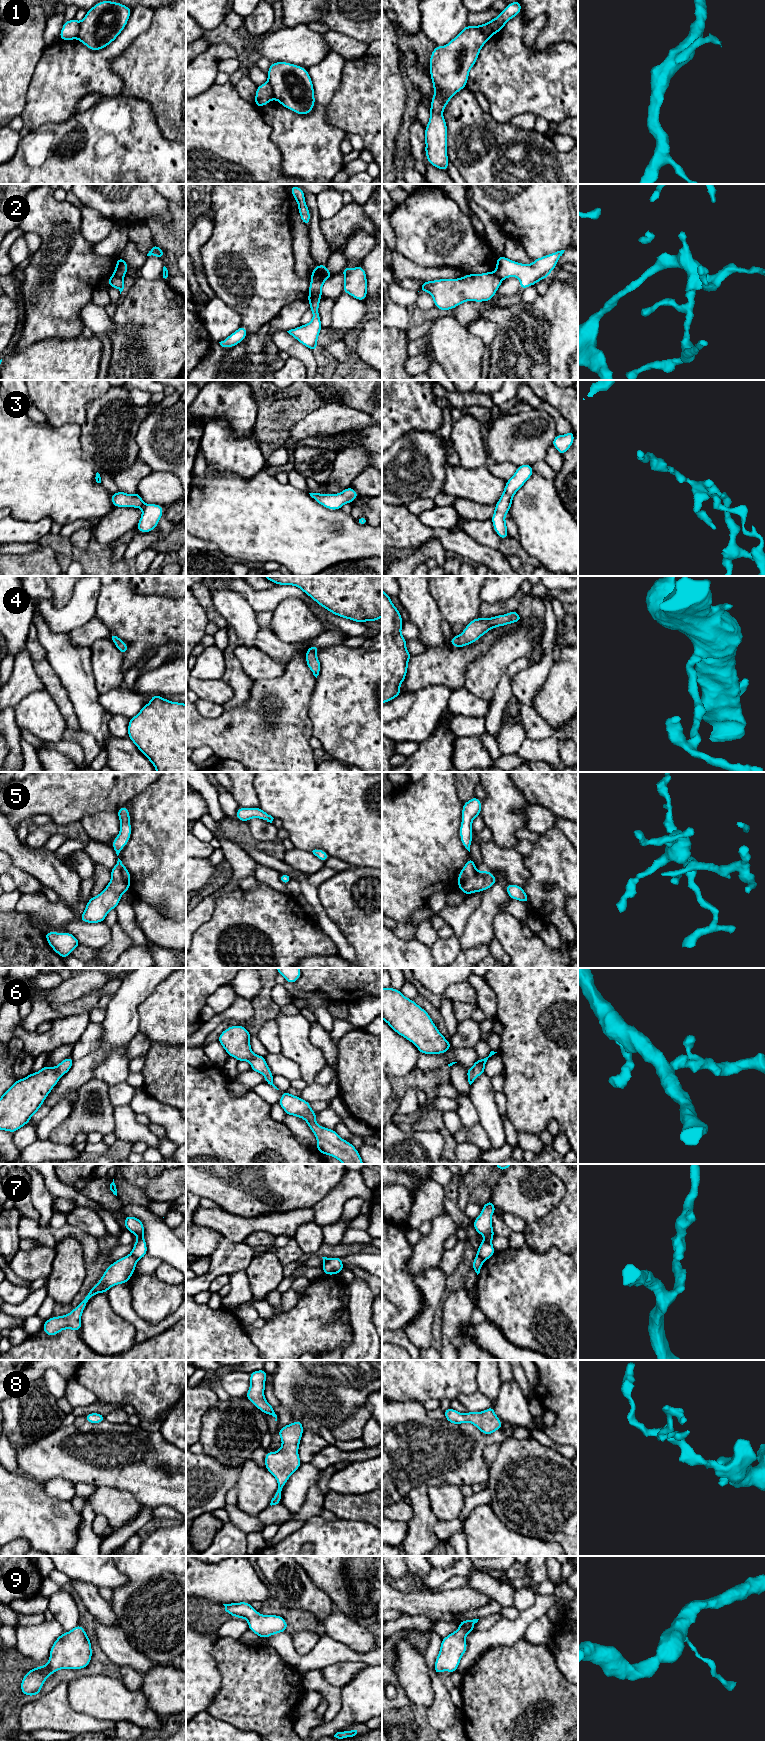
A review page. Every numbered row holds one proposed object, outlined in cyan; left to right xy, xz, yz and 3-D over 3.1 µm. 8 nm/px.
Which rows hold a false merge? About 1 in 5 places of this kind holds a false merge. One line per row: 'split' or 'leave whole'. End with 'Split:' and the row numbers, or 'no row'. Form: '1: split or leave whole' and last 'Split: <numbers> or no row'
1: leave whole
2: split
3: leave whole
4: leave whole
5: leave whole
6: leave whole
7: split
8: leave whole
9: leave whole
Split: 2, 7

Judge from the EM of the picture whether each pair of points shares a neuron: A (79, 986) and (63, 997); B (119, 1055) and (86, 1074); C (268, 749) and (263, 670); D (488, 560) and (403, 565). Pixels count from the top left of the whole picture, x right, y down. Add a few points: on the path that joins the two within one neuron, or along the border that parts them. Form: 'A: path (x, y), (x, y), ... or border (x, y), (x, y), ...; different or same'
A: path (75, 987), (67, 993); same
B: border (108, 1052), (94, 1066), (93, 1078); different
C: border (285, 668), (277, 677), (254, 681); different
D: border (424, 544), (431, 539), (437, 539), (446, 553); different

